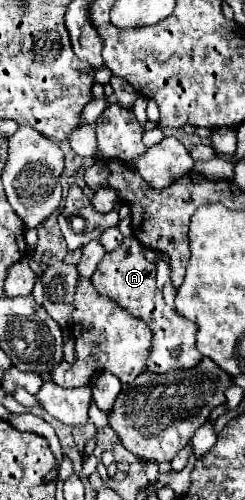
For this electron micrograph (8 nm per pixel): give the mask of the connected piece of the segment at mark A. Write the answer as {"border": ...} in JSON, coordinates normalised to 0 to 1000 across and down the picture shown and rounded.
{"border":[[[514,474],[498,490],[473,502],[449,502],[424,510],[424,518],[400,526],[400,538],[376,550],[376,570],[408,590],[449,594],[482,614],[522,622],[531,630],[580,638],[612,662],[620,662],[620,694],[604,702],[596,718],[596,742],[669,750],[686,742],[718,738],[767,738],[800,734],[816,726],[824,710],[800,698],[800,650],[743,630],[718,626],[718,618],[686,614],[661,582],[637,574],[637,530],[612,526],[588,514],[588,498],[563,478]]]}

